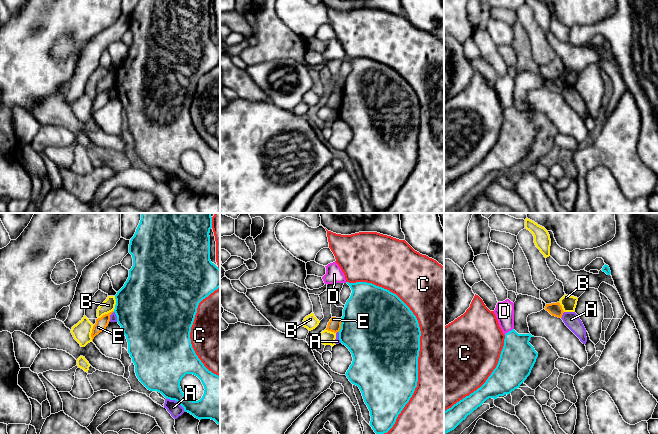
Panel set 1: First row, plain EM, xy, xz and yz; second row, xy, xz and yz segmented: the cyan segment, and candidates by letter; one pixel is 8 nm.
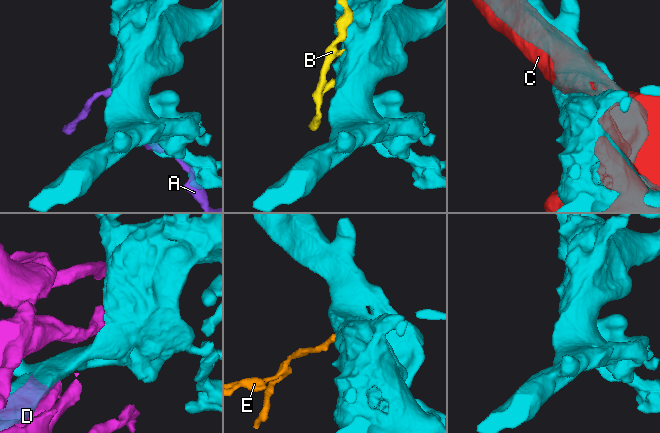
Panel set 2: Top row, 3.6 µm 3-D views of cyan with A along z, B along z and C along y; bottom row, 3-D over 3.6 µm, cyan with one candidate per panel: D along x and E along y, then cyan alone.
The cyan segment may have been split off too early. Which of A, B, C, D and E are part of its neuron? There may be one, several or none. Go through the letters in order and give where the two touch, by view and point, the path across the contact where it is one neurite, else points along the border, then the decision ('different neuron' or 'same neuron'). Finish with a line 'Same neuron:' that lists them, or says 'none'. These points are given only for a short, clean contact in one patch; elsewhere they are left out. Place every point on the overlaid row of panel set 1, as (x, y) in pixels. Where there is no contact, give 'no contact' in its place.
A: xy (176, 400) | different neuron
B: xy (116, 303) | different neuron
C: xz (419, 340) | different neuron
D: yz (509, 331) | different neuron
E: xz (341, 325) | along xz (341, 318), (341, 328), (338, 331) | different neuron
Same neuron: none

